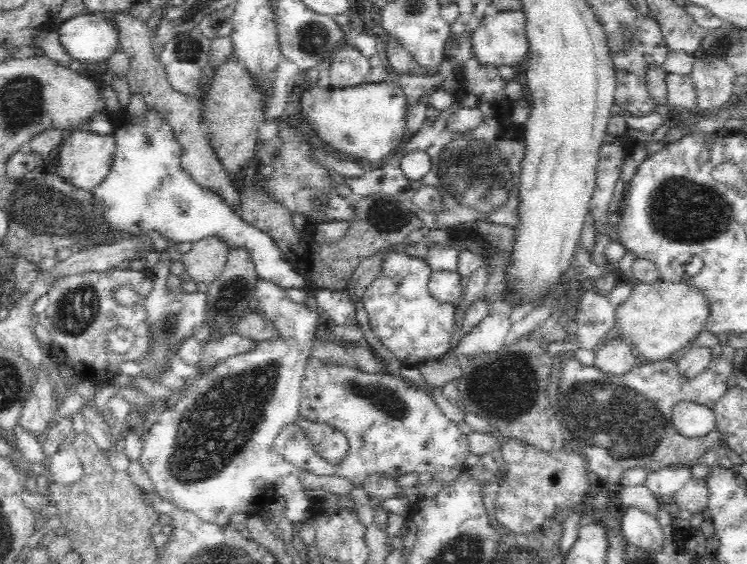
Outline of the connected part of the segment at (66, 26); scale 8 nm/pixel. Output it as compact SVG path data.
M102 13L74 15L56 28L66 54L83 65L106 61L118 46L118 33Z

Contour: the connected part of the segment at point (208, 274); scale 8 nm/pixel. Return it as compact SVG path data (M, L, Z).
M211 235L193 243L192 249L182 255L185 277L195 283L209 285L222 274L231 248L224 237Z

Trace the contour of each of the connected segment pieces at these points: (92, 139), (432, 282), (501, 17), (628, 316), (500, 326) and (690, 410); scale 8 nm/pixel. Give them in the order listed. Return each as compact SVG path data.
M82 127L62 140L55 151L50 166L56 170L59 178L67 185L80 190L94 191L110 173L115 158L115 144L112 135L96 134Z
M431 272L427 285L435 302L456 305L463 297L465 281L457 272Z
M517 10L499 11L497 14L486 15L481 21L477 21L471 28L470 56L479 68L497 69L500 66L518 66L529 59L529 42L525 35L526 13Z
M688 278L672 281L656 281L636 285L629 301L621 306L615 334L633 342L640 351L642 361L658 362L677 359L682 374L694 378L709 369L716 356L710 348L688 347L690 342L704 330L713 308L710 296L701 287L694 286Z
M508 314L488 316L474 328L461 334L456 346L458 354L472 360L497 352L505 345L504 340L510 328L511 321Z
M682 401L673 408L673 425L686 438L706 436L714 431L715 414L701 402Z

